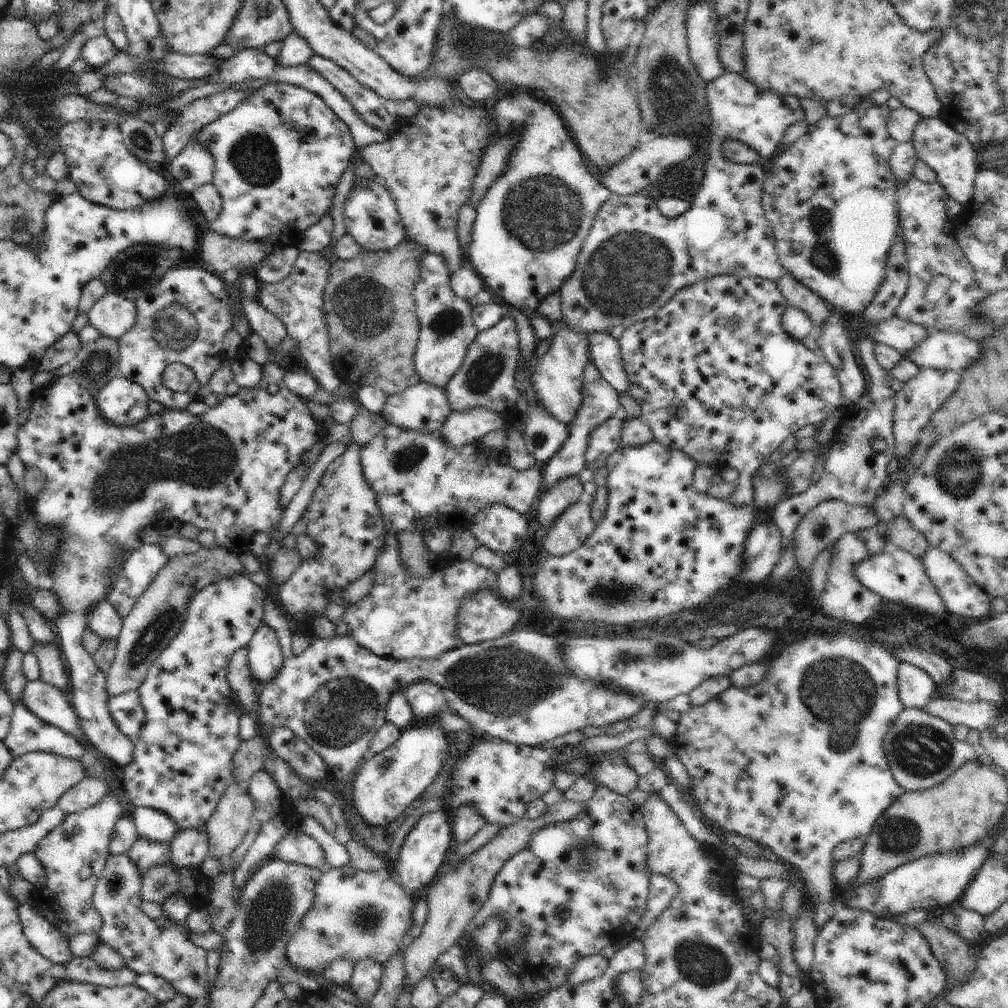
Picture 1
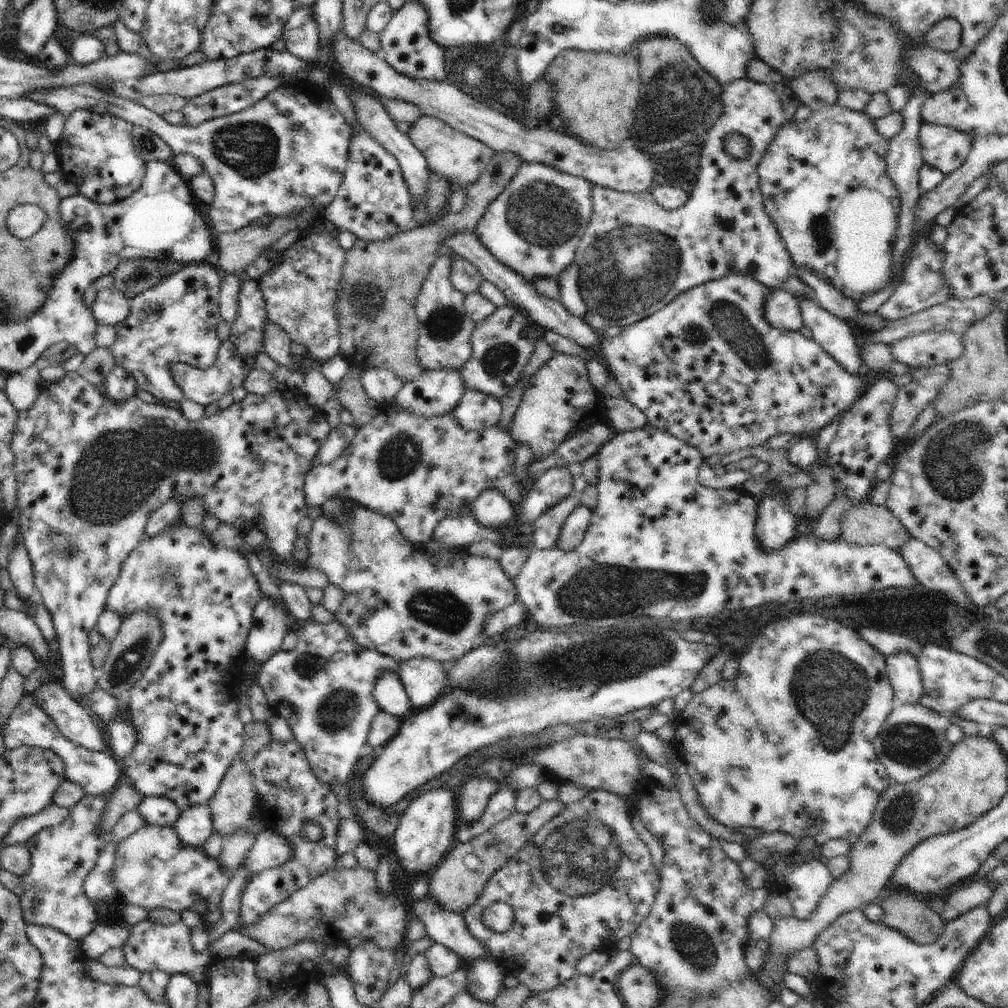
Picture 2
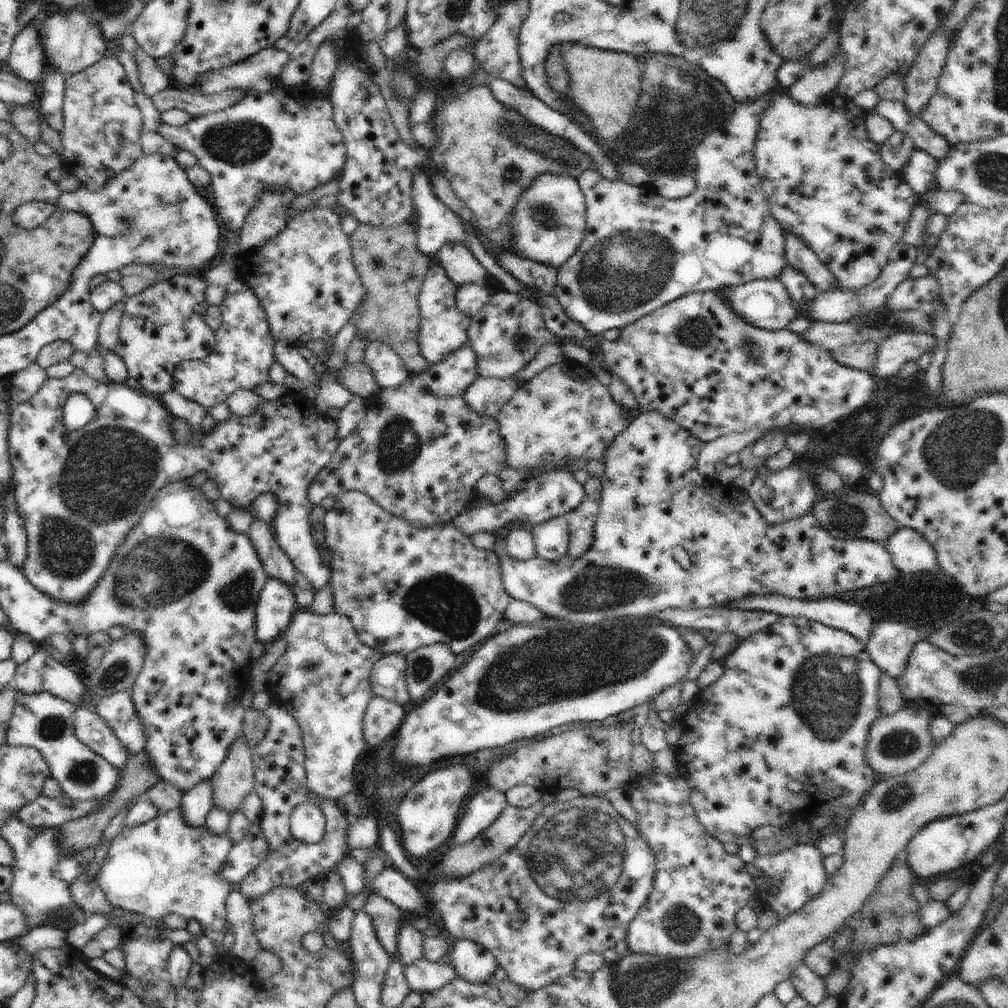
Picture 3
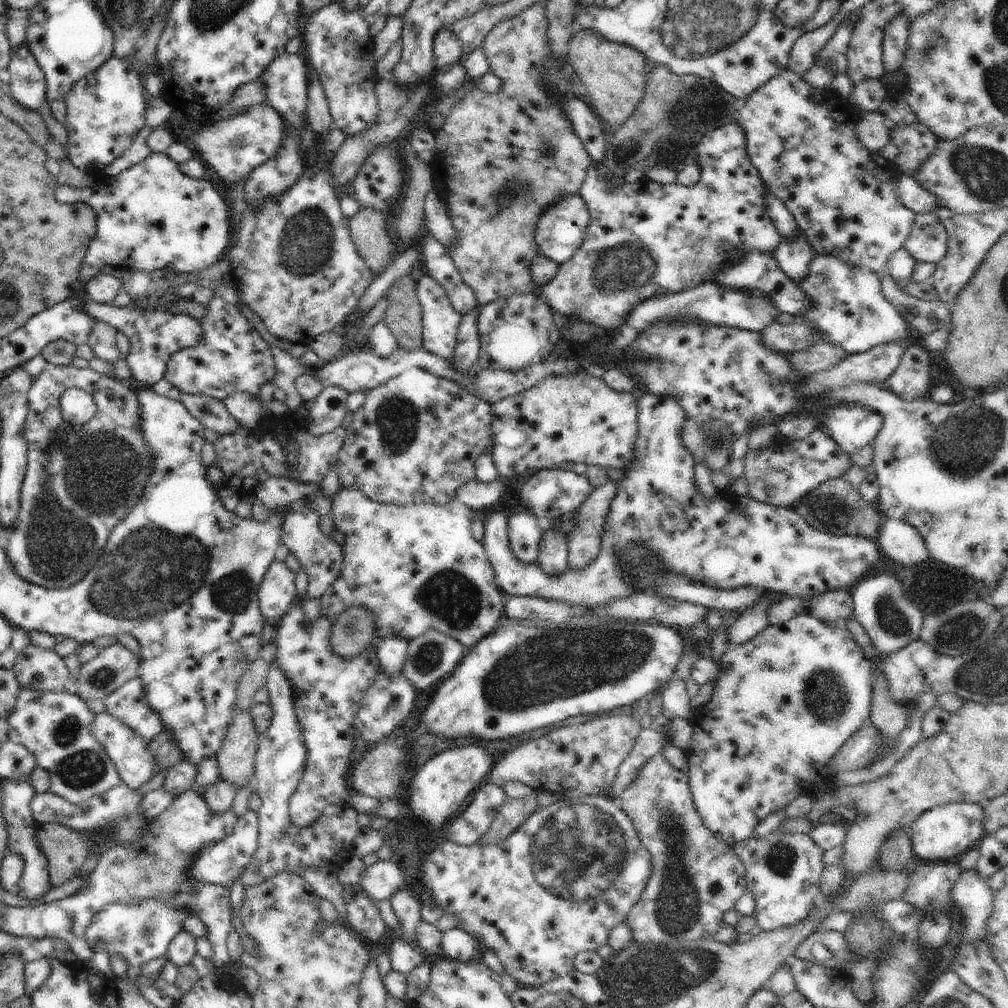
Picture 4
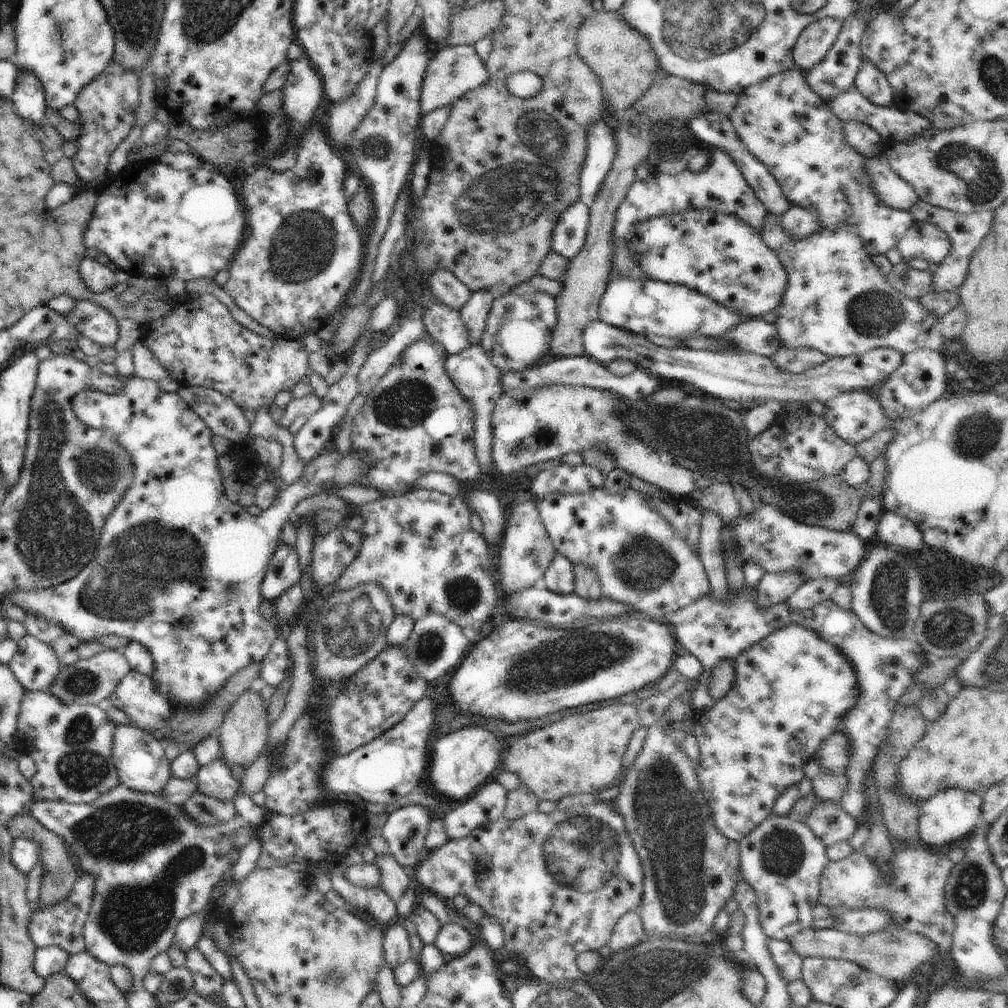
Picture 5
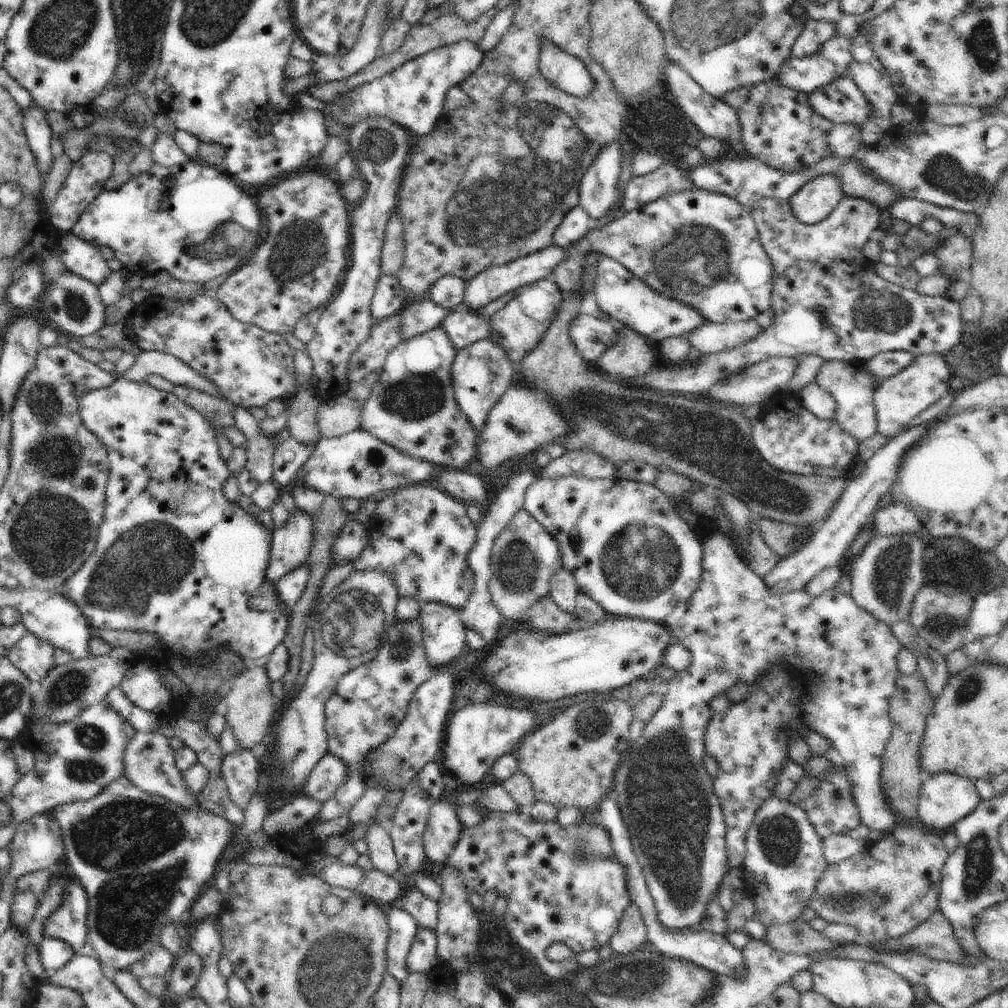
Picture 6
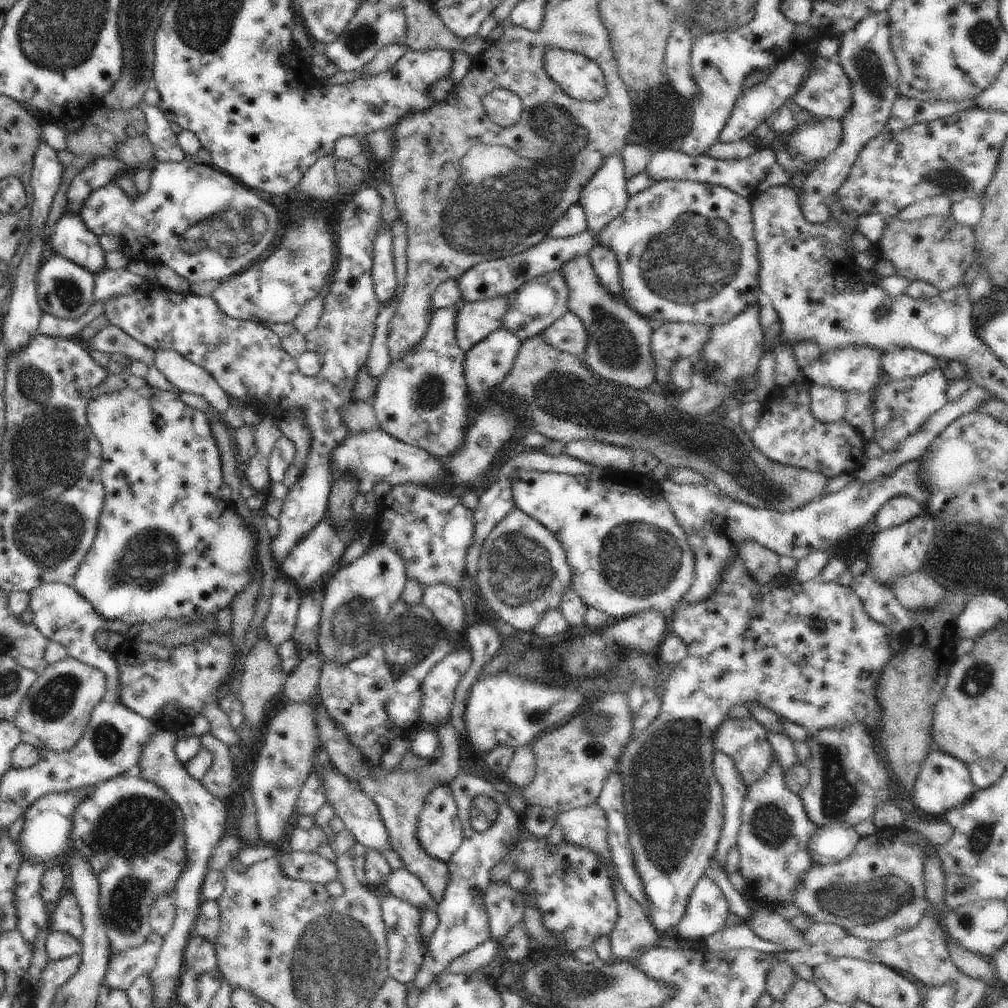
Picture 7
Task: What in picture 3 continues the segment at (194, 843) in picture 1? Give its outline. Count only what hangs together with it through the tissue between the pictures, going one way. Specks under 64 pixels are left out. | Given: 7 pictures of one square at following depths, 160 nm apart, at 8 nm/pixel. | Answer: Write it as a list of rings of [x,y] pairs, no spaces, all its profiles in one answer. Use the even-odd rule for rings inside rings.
[[[207,780],[182,795],[179,809],[189,827],[200,828],[205,826],[207,814],[213,806],[211,780]]]

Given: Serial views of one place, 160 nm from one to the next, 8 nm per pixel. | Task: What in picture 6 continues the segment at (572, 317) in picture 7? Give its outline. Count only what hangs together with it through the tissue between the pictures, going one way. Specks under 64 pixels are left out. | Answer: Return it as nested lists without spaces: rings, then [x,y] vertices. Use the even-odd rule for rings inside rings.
[[[579,315],[571,324],[569,335],[585,362],[593,366],[610,347],[615,345],[623,328],[623,324],[612,319]]]

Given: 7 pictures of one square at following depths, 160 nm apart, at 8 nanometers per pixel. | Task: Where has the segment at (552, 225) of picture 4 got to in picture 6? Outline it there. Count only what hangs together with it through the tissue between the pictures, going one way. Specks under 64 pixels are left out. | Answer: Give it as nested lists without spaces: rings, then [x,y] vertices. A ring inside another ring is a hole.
[[[579,204],[576,205],[556,228],[553,234],[553,244],[568,249],[575,245],[583,236],[589,233],[592,218]]]

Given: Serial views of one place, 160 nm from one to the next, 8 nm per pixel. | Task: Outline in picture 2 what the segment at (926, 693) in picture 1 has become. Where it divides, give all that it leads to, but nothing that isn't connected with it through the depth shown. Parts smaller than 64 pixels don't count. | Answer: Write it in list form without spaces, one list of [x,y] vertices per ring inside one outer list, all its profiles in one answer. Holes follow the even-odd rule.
[[[904,653],[888,655],[885,659],[893,696],[903,705],[917,705],[925,693],[918,661]]]

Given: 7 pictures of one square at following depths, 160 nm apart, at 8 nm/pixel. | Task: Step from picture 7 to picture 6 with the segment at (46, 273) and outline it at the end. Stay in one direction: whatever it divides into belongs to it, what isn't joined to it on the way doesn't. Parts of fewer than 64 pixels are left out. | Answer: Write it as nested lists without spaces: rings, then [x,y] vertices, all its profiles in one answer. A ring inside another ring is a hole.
[[[72,272],[64,273],[50,287],[45,289],[45,299],[41,310],[48,320],[58,328],[63,338],[80,336],[82,338],[94,334],[106,327],[106,304],[102,300],[99,286]]]

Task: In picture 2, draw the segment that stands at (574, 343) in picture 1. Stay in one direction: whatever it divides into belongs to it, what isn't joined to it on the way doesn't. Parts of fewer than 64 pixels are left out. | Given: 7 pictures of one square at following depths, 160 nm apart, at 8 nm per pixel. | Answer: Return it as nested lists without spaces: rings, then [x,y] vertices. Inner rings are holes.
[[[554,352],[552,358],[530,378],[522,401],[514,412],[509,435],[516,444],[524,442],[532,448],[534,459],[542,459],[576,434],[592,428],[594,424],[611,424],[606,415],[603,396],[600,395],[586,372],[587,360],[582,356],[568,356]]]

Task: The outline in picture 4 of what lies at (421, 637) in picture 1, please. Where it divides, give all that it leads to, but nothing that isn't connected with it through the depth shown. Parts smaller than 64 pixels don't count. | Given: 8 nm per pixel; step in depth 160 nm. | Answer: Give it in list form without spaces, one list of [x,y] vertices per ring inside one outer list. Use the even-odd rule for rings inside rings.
[[[341,487],[331,500],[330,515],[333,518],[336,530],[340,530],[345,536],[343,544],[344,560],[342,561],[343,565],[340,576],[330,584],[326,592],[319,598],[321,600],[321,616],[328,618],[338,617],[344,610],[354,605],[367,608],[374,614],[375,618],[375,634],[378,636],[374,644],[376,647],[390,635],[400,636],[410,642],[413,638],[419,637],[433,629],[434,631],[440,631],[446,636],[455,638],[465,646],[466,650],[470,650],[481,638],[488,636],[494,630],[494,626],[500,620],[502,612],[505,611],[505,604],[510,600],[511,596],[508,593],[504,593],[500,585],[497,584],[495,570],[490,560],[487,559],[484,545],[474,540],[471,533],[474,511],[464,505],[464,503],[458,499],[454,499],[445,505],[424,503],[412,506],[398,506],[392,503],[379,503],[370,500],[361,490]]]

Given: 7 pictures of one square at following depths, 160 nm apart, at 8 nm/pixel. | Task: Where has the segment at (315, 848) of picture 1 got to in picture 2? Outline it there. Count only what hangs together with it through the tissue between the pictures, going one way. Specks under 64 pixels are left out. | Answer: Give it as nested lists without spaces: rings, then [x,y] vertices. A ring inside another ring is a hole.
[[[264,828],[256,837],[256,842],[252,844],[250,852],[246,854],[244,862],[240,864],[238,870],[246,868],[251,877],[265,869],[275,868],[284,864],[294,856],[294,848],[290,846],[290,840],[286,836],[276,831]]]

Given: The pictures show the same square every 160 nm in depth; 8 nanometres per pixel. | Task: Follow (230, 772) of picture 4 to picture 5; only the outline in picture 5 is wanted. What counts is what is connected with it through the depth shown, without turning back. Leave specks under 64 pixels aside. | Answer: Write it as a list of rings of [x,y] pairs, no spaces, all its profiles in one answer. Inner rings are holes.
[[[251,689],[243,692],[226,713],[222,724],[219,726],[221,758],[230,768],[242,767],[247,770],[256,762],[261,750],[267,745],[269,726],[266,701],[261,697],[261,694]]]

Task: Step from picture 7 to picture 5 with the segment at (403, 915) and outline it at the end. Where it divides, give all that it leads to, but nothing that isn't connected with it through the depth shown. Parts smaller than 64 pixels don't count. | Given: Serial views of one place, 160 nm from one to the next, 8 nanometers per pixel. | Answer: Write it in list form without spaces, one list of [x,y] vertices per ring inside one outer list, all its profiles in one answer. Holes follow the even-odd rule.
[[[402,919],[385,928],[383,938],[383,962],[392,970],[412,959],[410,936]]]

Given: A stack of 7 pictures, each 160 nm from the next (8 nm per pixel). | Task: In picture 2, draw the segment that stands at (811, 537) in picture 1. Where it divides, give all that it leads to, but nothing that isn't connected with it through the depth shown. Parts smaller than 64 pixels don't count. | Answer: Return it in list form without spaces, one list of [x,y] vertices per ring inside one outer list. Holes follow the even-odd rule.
[[[820,464],[812,475],[815,479],[807,488],[806,516],[808,520],[816,522],[826,510],[826,506],[832,504],[832,500],[836,498],[836,481],[831,476],[831,469],[824,464]]]

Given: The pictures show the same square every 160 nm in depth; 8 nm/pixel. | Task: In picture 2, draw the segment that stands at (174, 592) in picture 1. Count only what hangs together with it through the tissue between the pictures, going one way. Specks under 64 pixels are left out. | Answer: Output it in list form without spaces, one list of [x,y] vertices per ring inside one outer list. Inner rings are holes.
[[[134,612],[132,616],[123,619],[118,635],[111,642],[112,647],[104,666],[99,671],[97,686],[108,694],[118,697],[122,692],[128,692],[142,679],[148,669],[152,656],[161,647],[162,622],[152,612]]]

